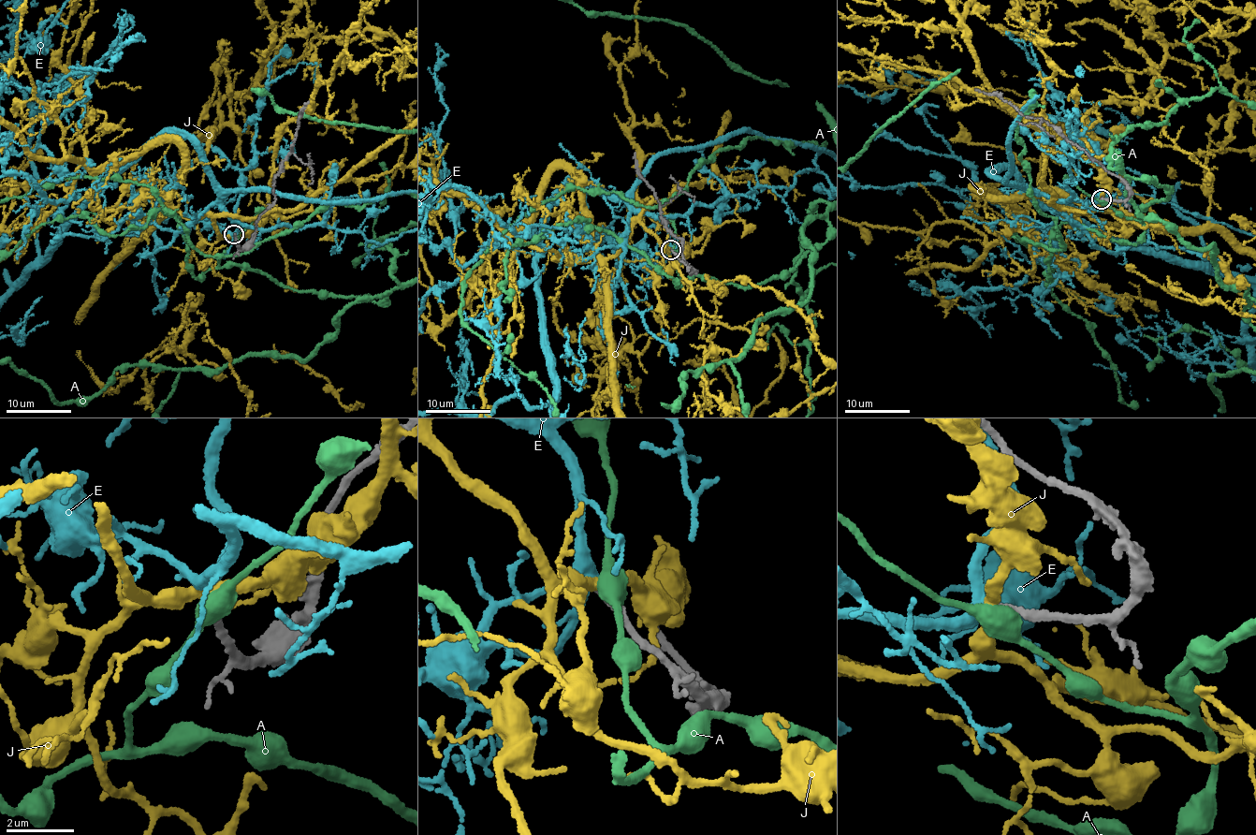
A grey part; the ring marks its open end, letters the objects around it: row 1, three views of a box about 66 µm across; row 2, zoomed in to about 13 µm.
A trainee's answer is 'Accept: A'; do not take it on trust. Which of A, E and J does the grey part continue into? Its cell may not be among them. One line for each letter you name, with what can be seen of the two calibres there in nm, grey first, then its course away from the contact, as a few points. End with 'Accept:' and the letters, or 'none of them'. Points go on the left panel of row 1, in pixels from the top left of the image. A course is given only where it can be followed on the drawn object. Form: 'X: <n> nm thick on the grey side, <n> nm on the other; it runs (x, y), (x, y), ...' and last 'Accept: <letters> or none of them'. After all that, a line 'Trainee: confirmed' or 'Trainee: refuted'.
Accept: none of them
Trainee: refuted

